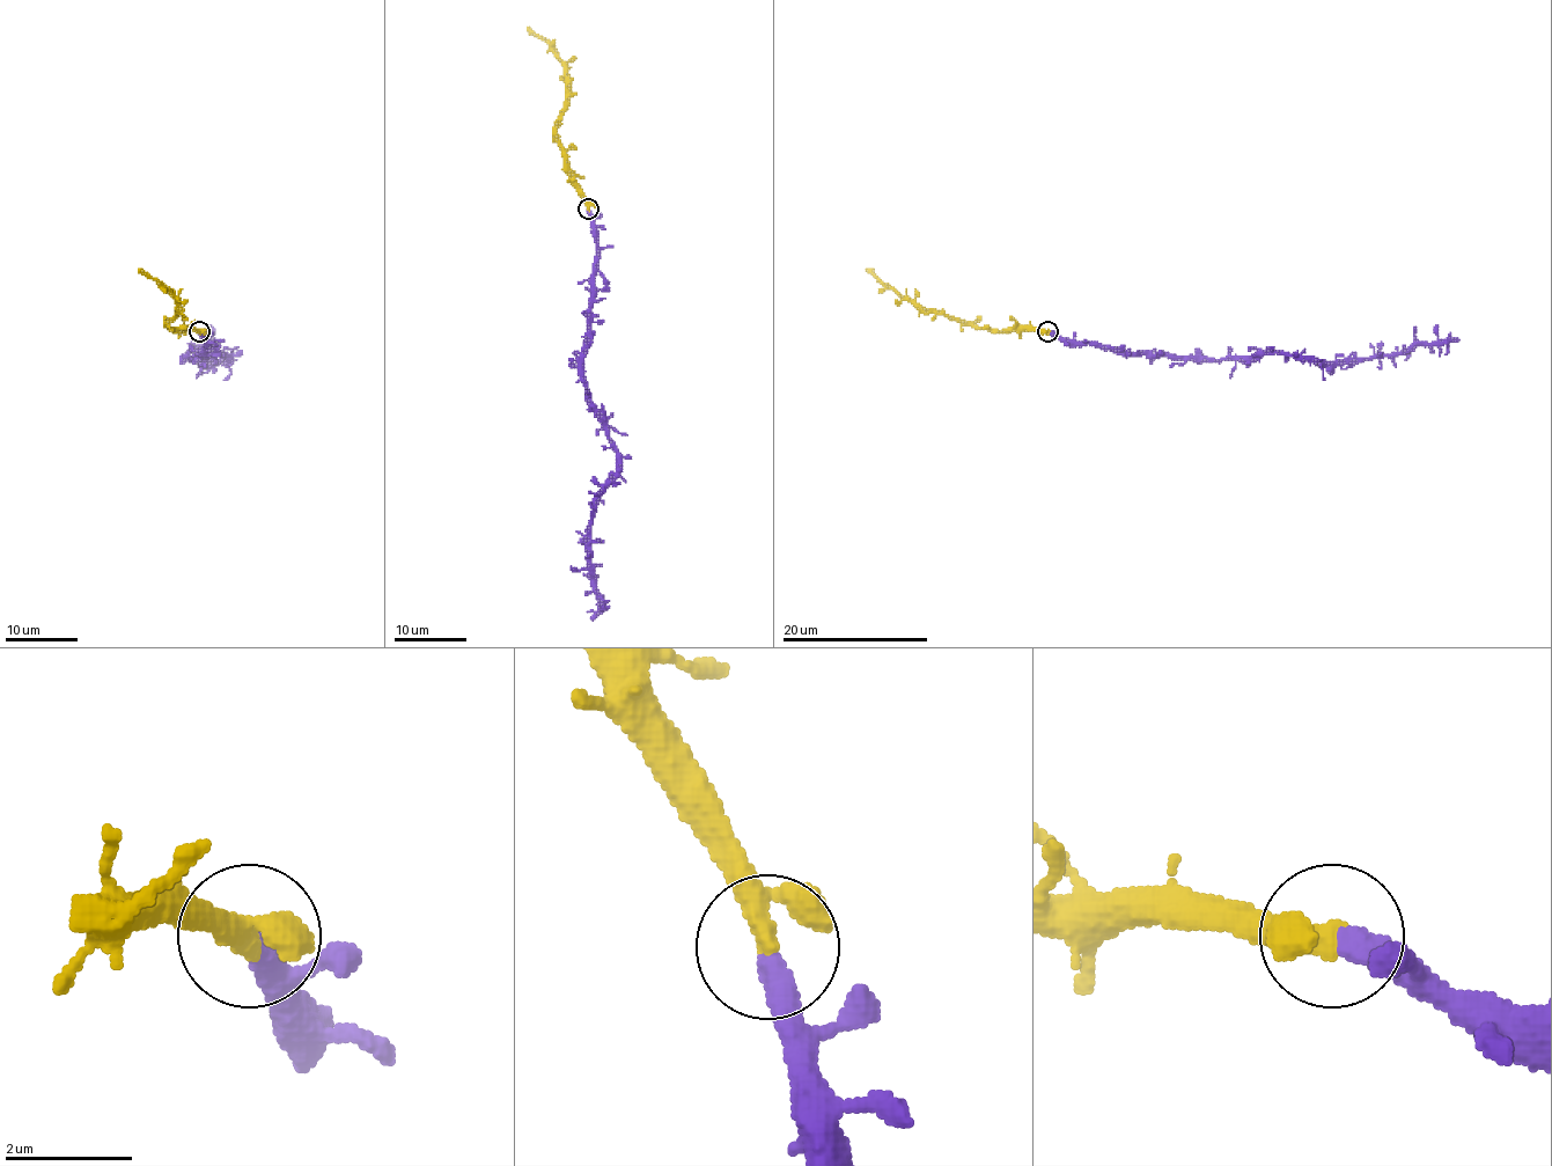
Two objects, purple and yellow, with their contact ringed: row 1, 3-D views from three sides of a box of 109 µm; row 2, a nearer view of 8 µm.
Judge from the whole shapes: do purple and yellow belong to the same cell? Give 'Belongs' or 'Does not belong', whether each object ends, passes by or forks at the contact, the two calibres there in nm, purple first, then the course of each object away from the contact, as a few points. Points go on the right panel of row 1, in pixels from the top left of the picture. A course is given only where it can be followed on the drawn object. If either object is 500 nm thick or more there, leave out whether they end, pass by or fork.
Belongs. At the ring purple ends. At the ring yellow passes by. Thickness 400 nm (purple) against 280 nm. Course of purple: (1047, 330), (1124, 352), (1332, 361), (1405, 354), (1447, 342), (1450, 332). Course of yellow: (1047, 330), (990, 330), (961, 323), (922, 310), (866, 270)

